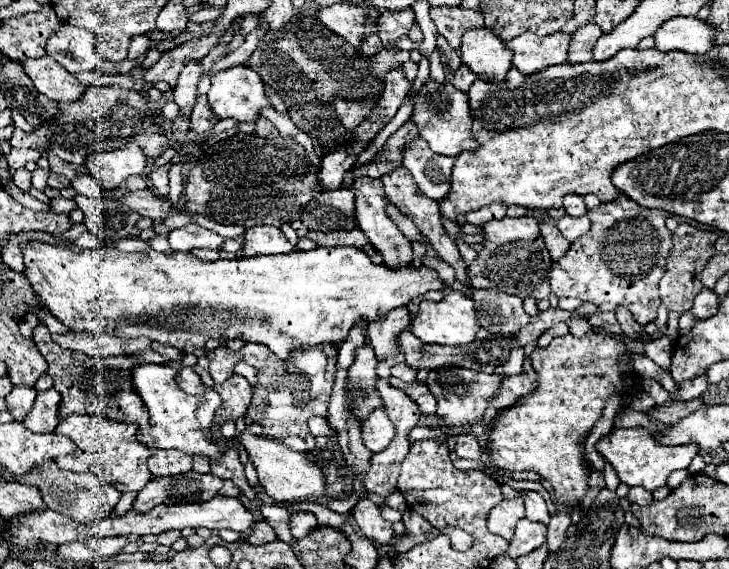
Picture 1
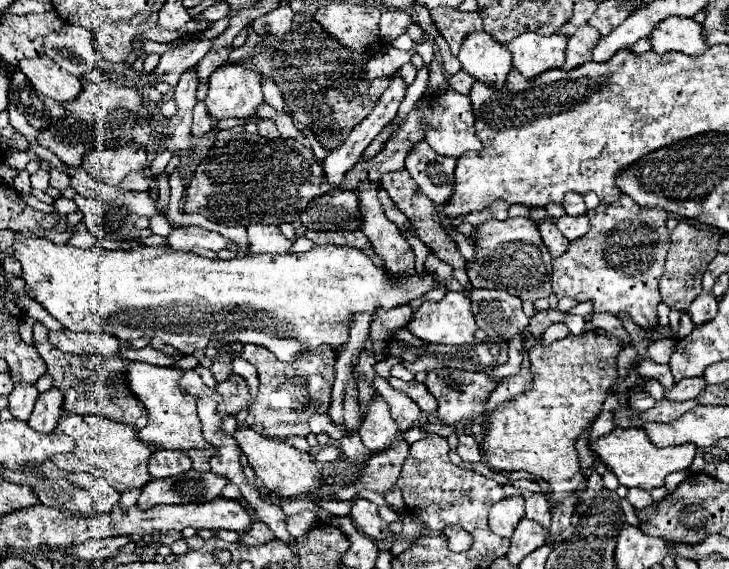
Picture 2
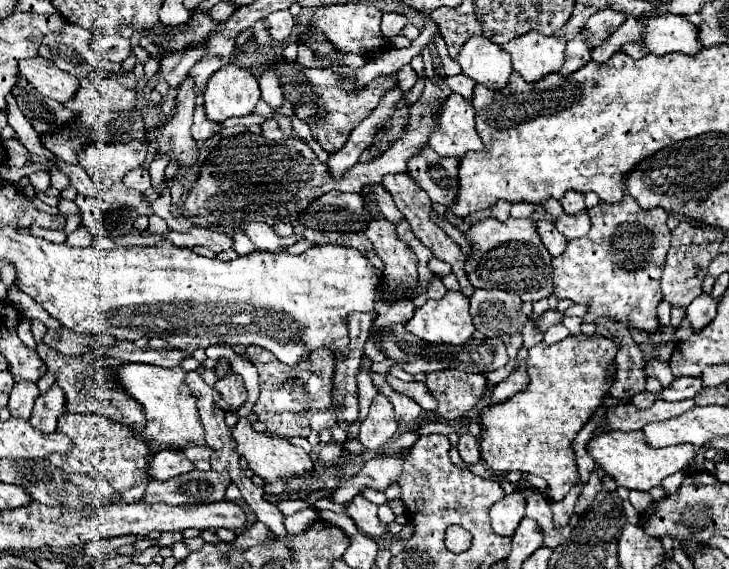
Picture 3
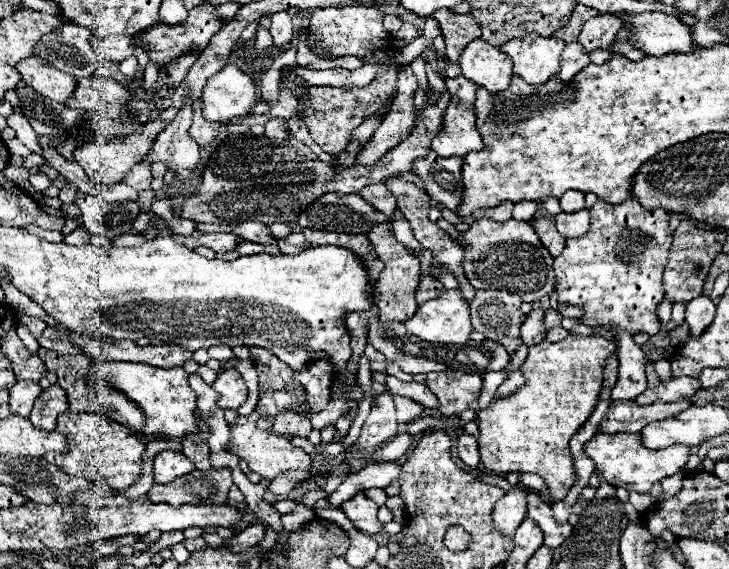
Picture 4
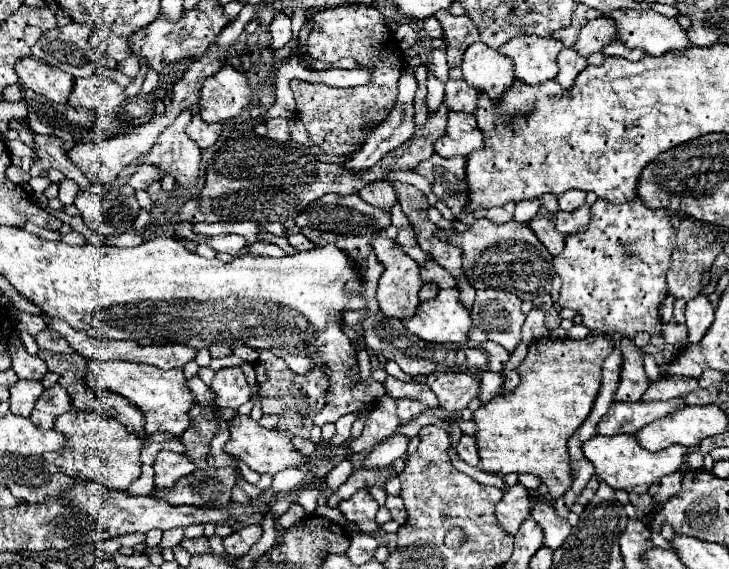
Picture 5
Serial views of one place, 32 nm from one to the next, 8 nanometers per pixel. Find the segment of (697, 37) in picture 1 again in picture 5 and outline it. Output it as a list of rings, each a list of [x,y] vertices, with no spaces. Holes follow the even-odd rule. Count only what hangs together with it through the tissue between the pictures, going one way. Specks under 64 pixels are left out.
[[[614,10],[600,12],[600,16],[610,16],[618,24],[614,40],[628,48],[642,48],[652,56],[668,50],[684,50],[690,44],[686,30],[678,26],[676,18],[666,18],[654,10]]]

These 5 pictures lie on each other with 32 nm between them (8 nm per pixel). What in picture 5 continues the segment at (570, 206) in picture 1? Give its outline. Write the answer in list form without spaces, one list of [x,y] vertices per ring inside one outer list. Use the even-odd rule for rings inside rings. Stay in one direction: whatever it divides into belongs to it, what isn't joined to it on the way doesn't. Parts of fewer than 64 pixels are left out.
[[[568,190],[562,196],[558,196],[560,210],[568,210],[568,212],[580,208],[584,202],[586,202],[586,192],[582,192],[582,190]]]

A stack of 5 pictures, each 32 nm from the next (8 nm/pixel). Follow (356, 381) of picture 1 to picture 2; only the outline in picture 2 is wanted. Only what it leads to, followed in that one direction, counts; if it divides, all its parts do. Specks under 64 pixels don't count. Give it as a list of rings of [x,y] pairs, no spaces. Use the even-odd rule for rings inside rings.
[[[362,352],[360,354],[360,362],[358,362],[358,366],[354,368],[354,376],[360,376],[360,374],[364,374],[366,378],[368,378],[368,382],[372,382],[372,378],[374,378],[374,364],[376,364],[376,360],[374,360],[374,356],[372,354],[368,354],[368,352]]]

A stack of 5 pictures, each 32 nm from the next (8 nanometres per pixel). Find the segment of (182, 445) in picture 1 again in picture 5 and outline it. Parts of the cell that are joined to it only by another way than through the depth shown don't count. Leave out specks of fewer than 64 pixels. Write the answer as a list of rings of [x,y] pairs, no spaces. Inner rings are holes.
[[[88,360],[86,368],[86,382],[96,390],[108,390],[128,398],[138,410],[144,414],[146,432],[170,432],[174,436],[182,436],[182,432],[192,424],[188,410],[194,406],[194,396],[184,384],[182,368],[160,370],[150,364],[136,364],[136,362],[122,362],[122,360]]]

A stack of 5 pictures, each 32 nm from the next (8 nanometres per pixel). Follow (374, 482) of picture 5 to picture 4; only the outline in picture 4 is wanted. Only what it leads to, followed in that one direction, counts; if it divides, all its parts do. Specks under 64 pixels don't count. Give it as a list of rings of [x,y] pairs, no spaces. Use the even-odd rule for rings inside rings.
[[[384,462],[384,464],[366,464],[360,472],[350,474],[336,492],[328,496],[328,502],[338,508],[342,502],[350,500],[356,492],[370,488],[386,488],[392,480],[400,476],[400,466],[396,462]]]

